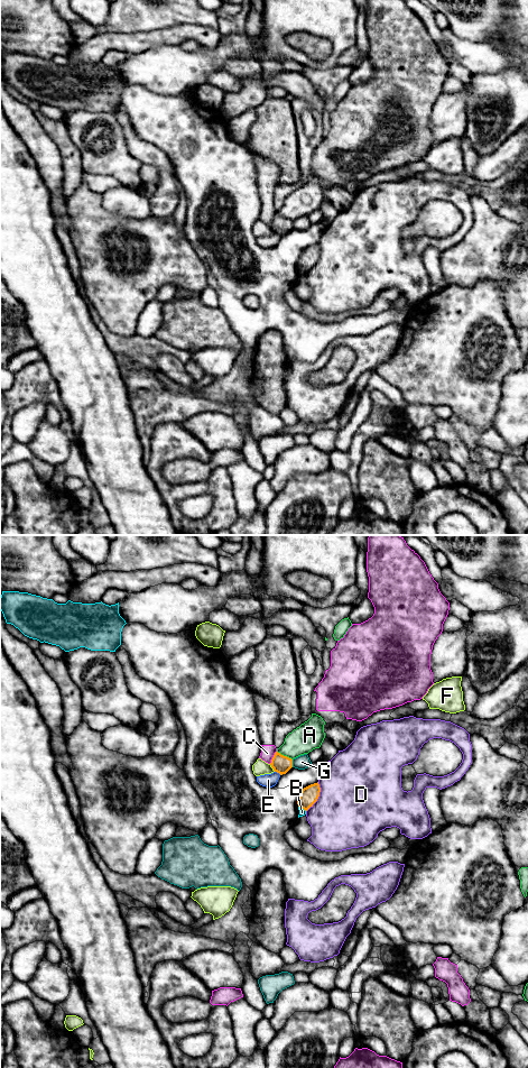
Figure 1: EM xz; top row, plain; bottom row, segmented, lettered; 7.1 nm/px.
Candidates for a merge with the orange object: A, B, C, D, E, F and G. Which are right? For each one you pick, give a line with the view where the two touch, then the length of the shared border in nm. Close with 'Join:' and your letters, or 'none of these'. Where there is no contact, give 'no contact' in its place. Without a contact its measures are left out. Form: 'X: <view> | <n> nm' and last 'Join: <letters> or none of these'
Join: none of these

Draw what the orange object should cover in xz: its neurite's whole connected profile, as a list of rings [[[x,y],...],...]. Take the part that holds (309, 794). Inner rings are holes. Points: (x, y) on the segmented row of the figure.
[[[318,782],[304,788],[297,801],[298,807],[307,811],[317,801],[319,792]]]

